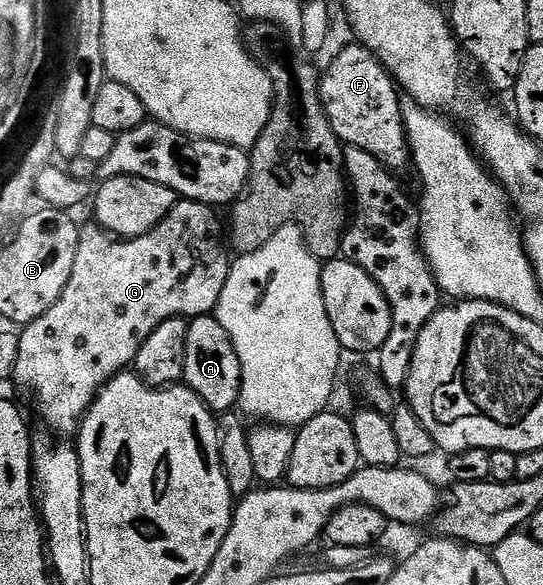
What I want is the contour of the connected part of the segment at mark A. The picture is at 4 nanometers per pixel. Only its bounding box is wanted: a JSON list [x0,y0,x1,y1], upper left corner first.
[184,316,241,412]

